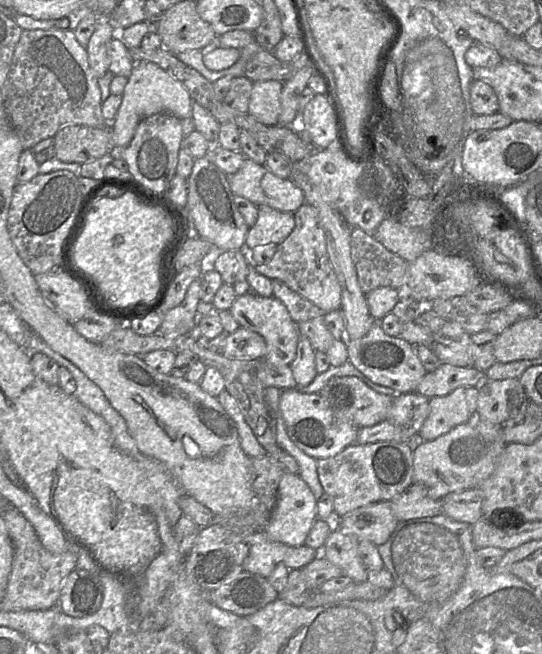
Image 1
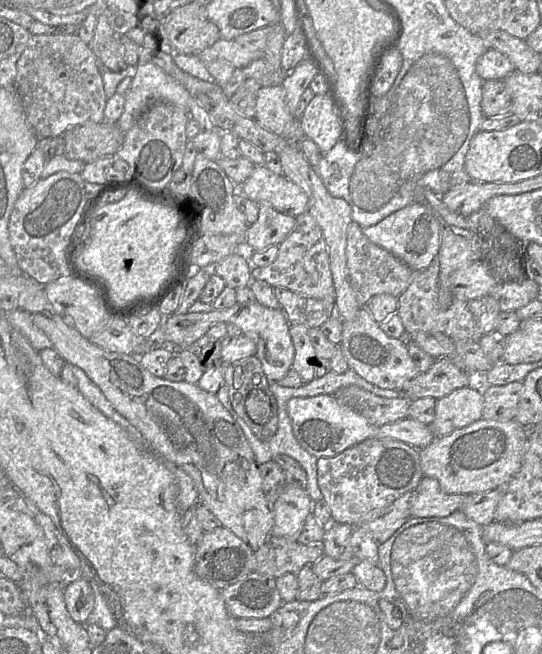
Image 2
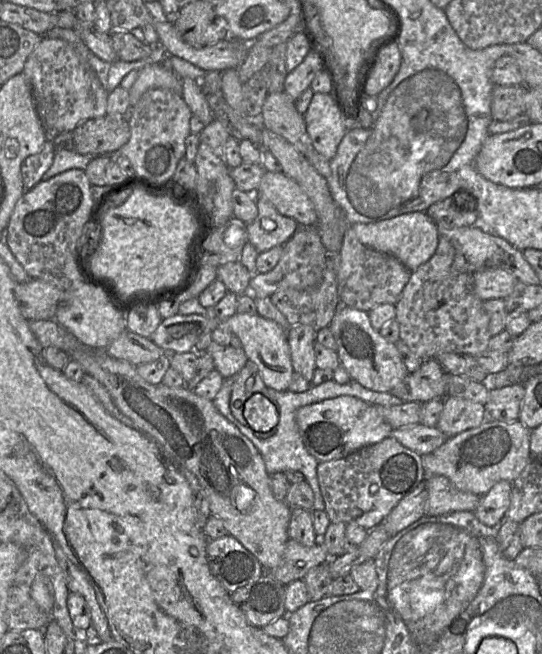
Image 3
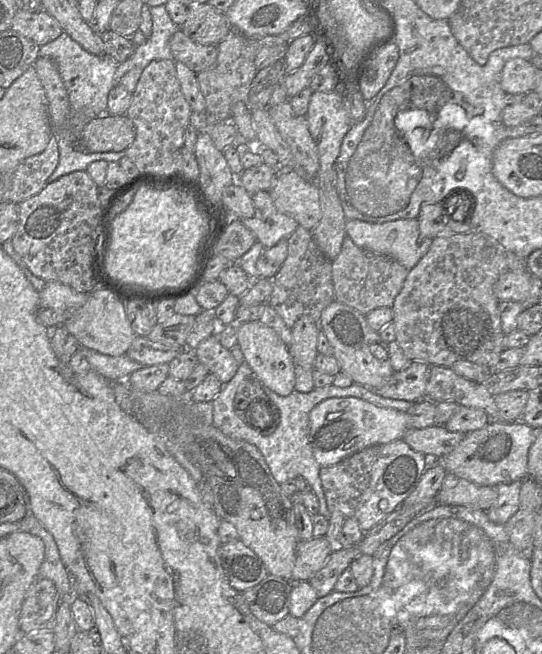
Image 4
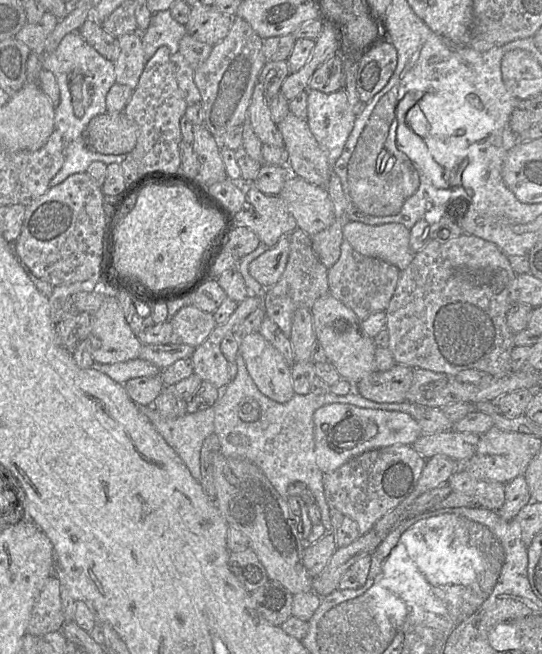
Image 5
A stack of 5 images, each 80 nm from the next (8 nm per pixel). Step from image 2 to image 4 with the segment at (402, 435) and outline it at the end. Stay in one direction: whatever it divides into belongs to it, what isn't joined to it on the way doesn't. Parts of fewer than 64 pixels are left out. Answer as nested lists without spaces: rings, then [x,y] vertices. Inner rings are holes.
[[[433,425],[424,429],[409,428],[402,440],[414,451],[438,459],[450,453],[465,436],[466,433],[450,432],[444,426]]]

